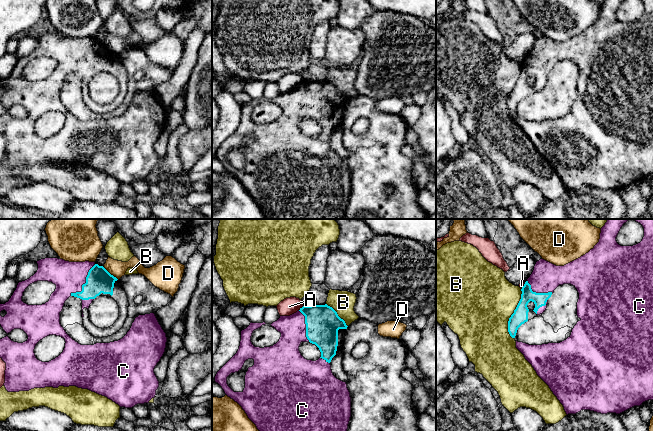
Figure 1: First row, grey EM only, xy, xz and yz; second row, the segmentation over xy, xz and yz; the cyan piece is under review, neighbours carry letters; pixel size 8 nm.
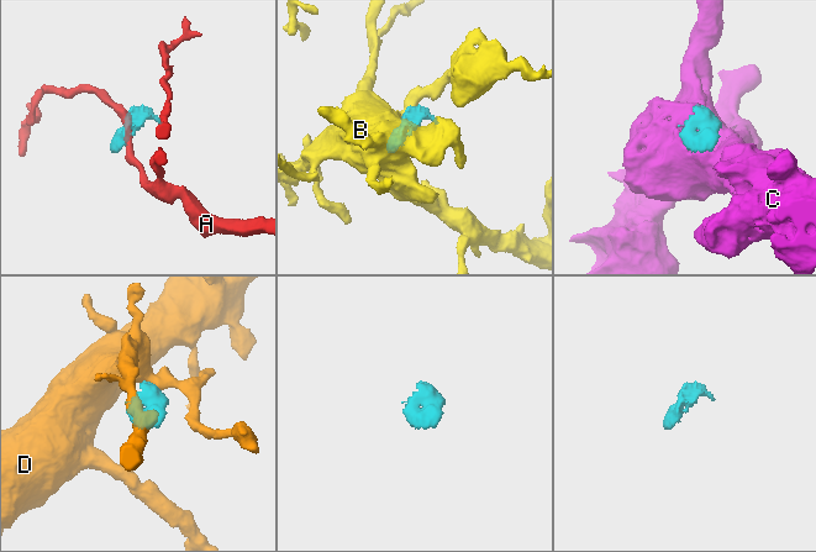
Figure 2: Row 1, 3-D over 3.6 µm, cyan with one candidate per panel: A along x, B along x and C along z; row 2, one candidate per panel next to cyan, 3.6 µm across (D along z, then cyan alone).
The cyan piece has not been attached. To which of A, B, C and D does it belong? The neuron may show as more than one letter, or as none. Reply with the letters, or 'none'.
C

